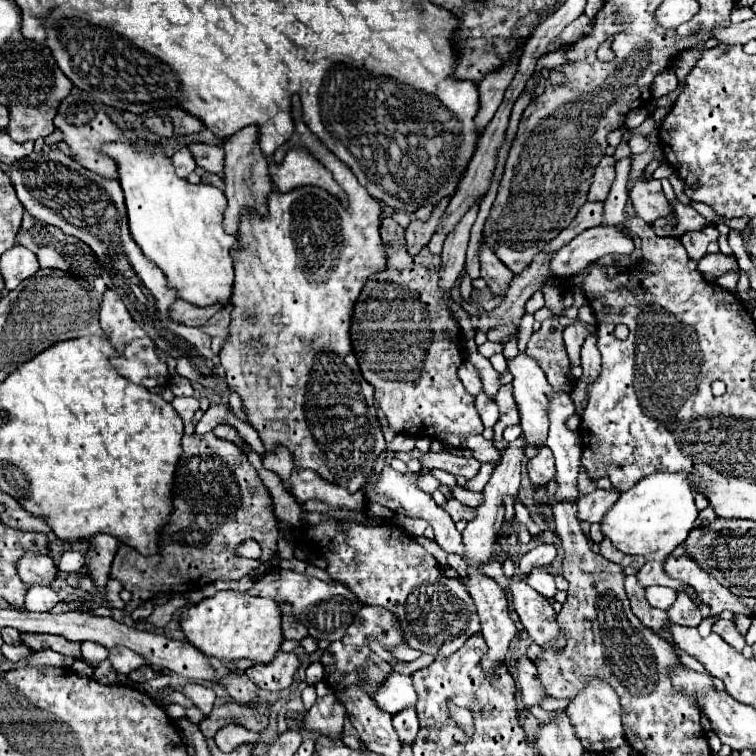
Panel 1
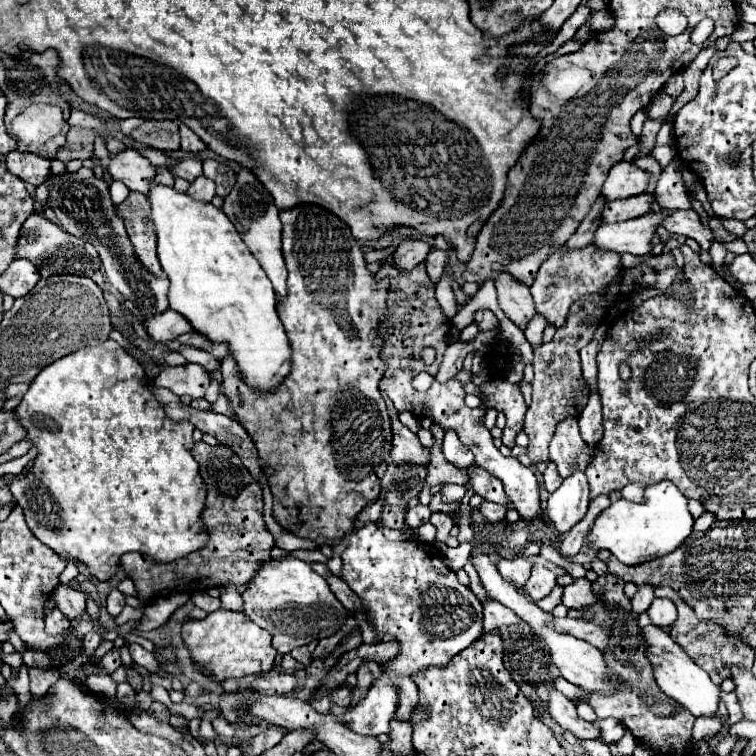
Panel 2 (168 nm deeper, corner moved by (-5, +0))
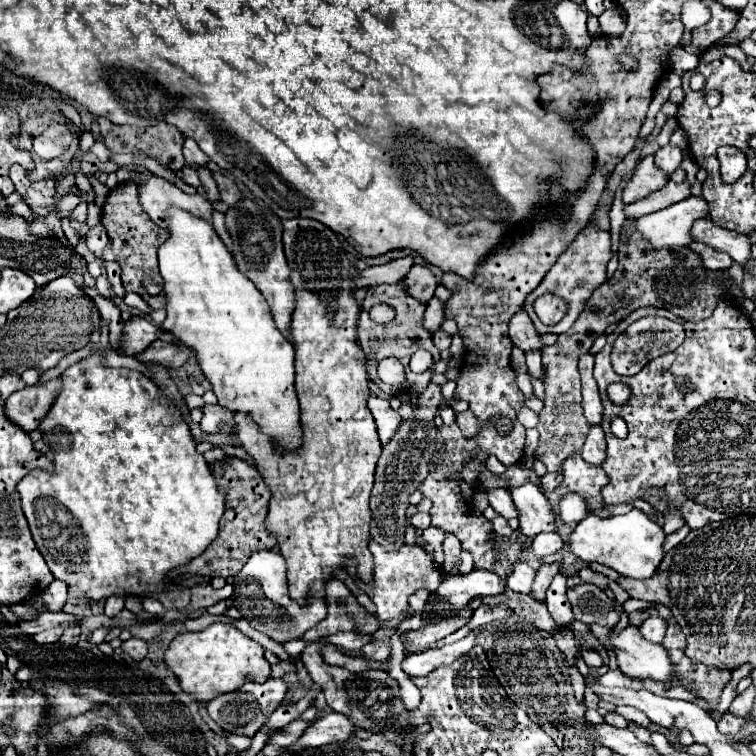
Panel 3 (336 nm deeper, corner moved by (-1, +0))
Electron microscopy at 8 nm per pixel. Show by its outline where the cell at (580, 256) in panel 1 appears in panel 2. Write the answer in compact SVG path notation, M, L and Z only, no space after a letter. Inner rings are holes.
M659 212L617 224L603 224L595 230L593 246L597 250L611 250L617 254L647 254L651 250L651 238L657 226Z

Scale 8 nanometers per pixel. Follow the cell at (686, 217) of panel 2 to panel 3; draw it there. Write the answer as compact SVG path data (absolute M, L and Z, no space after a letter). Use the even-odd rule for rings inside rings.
M699 220L693 226L693 238L697 242L709 244L715 250L727 252L735 262L749 262L751 260L751 240L747 234L739 234L733 230L725 230L711 220Z

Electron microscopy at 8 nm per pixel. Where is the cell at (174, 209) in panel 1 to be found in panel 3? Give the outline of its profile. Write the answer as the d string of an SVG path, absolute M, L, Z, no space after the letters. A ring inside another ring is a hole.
M169 210L171 236L159 248L159 268L165 280L163 290L167 294L167 318L163 330L171 332L179 344L191 348L201 366L201 372L211 382L219 406L249 414L265 436L277 440L285 450L297 450L303 444L299 424L299 400L295 394L295 370L293 370L293 346L277 330L265 298L255 284L237 270L233 256L223 240L217 236L211 224L187 214L185 210Z

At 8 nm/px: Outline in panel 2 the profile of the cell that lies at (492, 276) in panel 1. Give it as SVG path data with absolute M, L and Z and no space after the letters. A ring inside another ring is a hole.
M507 272L497 274L495 288L501 310L509 320L513 320L523 330L531 320L531 314L535 314L535 304L529 294L529 288Z

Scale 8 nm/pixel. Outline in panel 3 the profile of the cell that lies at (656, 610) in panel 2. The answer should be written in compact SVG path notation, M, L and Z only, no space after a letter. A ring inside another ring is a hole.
M649 616L649 618L643 622L643 626L641 626L639 630L641 630L641 634L643 634L649 642L661 644L667 626L665 626L665 622L663 622L659 616Z

